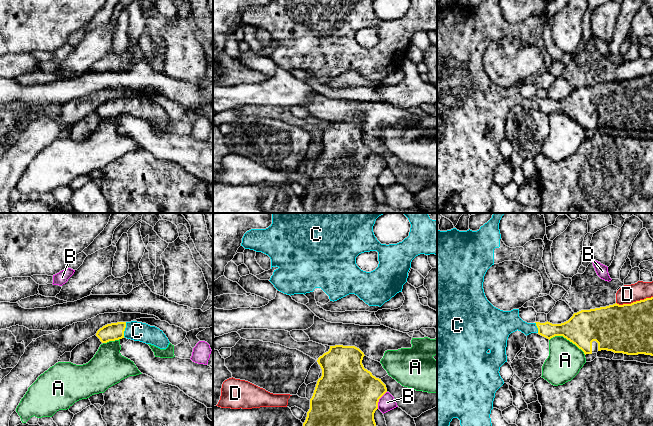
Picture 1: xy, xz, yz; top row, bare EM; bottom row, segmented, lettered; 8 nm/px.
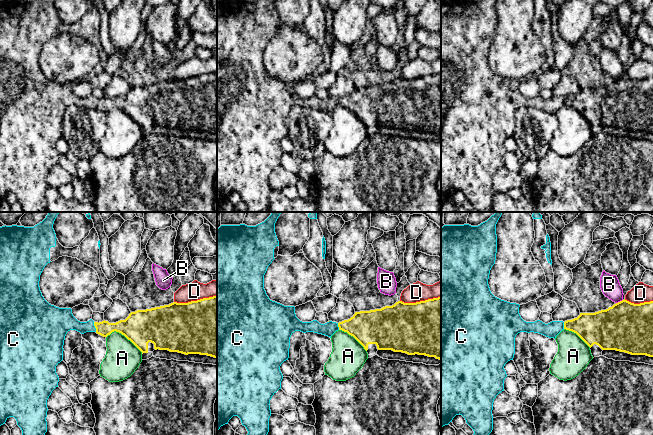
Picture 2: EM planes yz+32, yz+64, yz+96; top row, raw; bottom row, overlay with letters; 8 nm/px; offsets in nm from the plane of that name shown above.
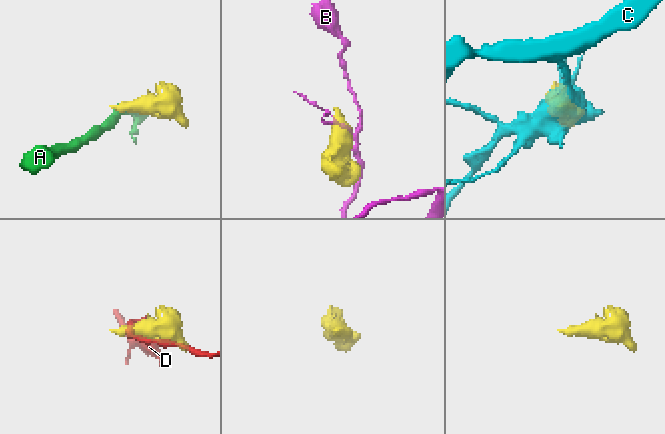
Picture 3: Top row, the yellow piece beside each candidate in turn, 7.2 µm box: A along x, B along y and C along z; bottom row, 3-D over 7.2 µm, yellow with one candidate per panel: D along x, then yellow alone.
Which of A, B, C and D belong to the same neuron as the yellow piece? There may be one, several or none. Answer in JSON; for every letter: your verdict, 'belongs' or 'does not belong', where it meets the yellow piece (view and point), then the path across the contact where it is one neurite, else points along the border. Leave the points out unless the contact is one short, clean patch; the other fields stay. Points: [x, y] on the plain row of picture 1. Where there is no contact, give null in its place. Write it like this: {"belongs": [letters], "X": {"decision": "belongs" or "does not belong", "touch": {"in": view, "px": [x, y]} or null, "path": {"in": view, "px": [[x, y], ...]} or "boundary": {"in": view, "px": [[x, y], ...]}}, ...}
{"belongs": ["C"], "A": {"decision": "does not belong", "touch": {"in": "yz", "px": [567, 115]}}, "B": {"decision": "does not belong", "touch": {"in": "xz", "px": [378, 176]}}, "C": {"decision": "belongs", "touch": {"in": "xy", "px": [124, 105]}, "path": {"in": "xy", "px": [[114, 107], [124, 105], [137, 107]]}}, "D": {"decision": "does not belong", "touch": {"in": "yz", "px": [634, 78]}}}

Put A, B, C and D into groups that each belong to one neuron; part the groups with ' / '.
A / B / C / D

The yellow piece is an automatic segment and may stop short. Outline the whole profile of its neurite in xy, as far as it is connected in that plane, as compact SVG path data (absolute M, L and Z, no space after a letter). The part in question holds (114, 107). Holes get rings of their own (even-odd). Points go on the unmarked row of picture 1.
M137 97L107 100L97 107L96 112L102 119L125 113L154 121L160 125L166 125L170 119L166 111L159 104Z

